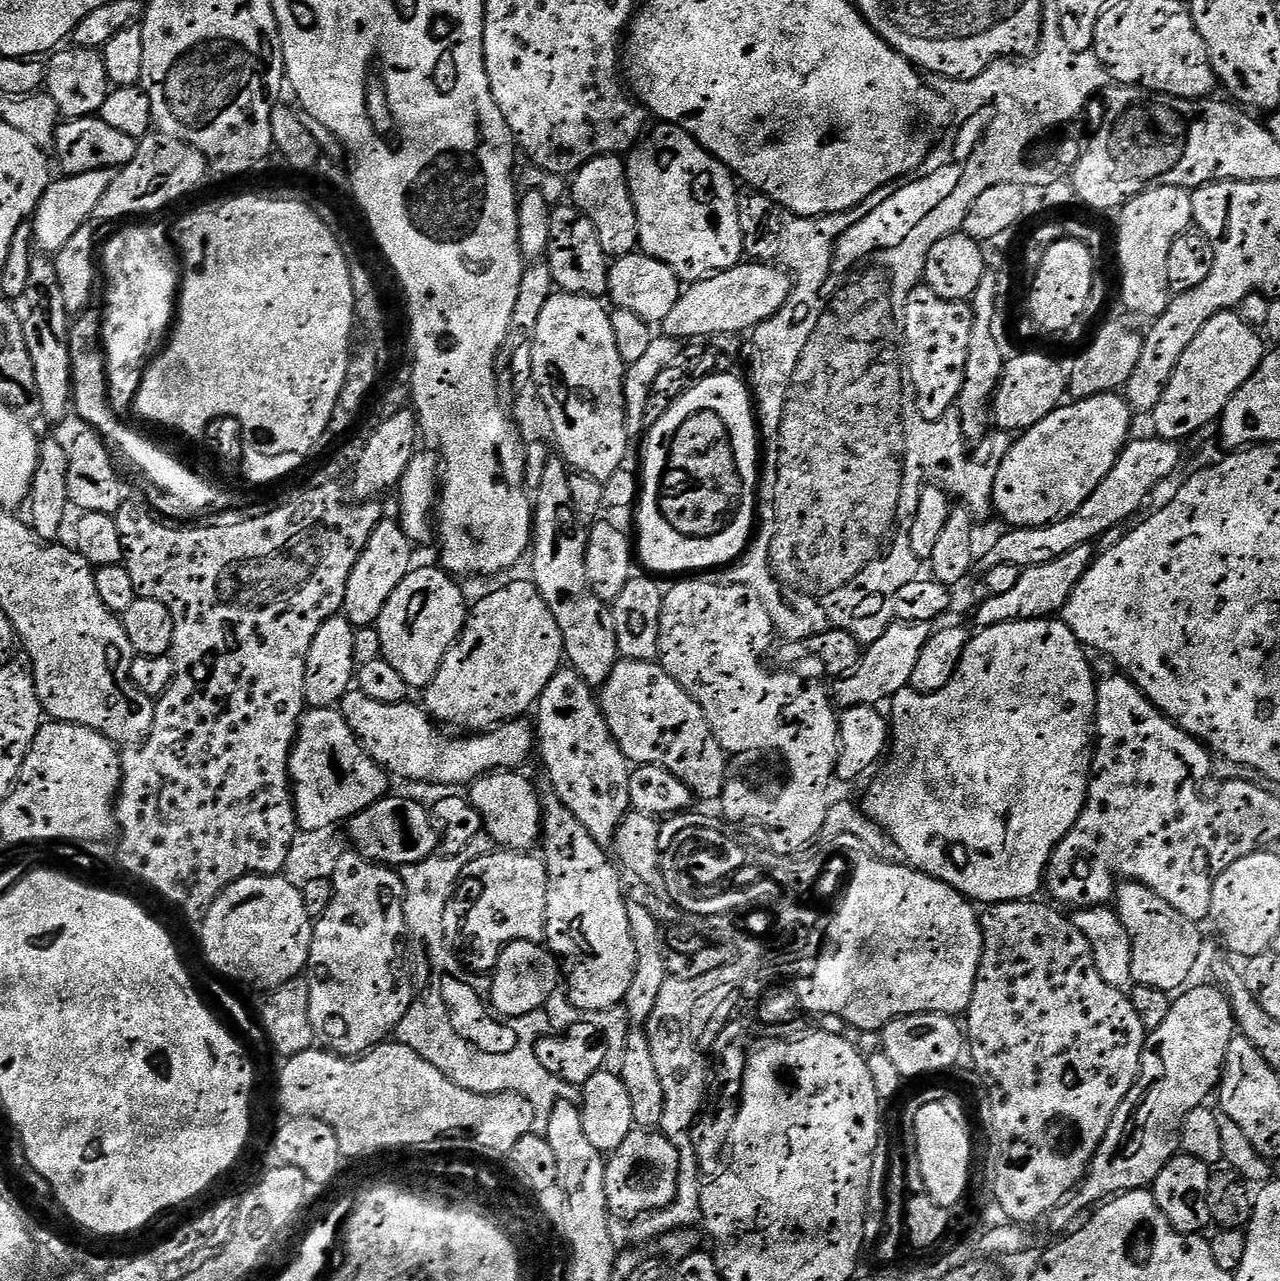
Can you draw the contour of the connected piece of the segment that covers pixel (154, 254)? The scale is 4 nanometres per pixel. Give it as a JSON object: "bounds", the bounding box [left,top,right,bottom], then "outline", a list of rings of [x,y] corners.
{"bounds":[102,228,178,369],"outline":[[[124,228],[117,236],[112,236],[108,240],[108,245],[102,248],[102,268],[108,271],[108,284],[112,289],[108,292],[108,312],[103,313],[104,318],[104,350],[109,369],[116,368],[140,368],[147,369],[150,361],[161,351],[162,345],[165,343],[166,337],[169,335],[170,329],[174,324],[174,305],[178,300],[178,268],[172,265],[172,256],[164,249],[164,236],[160,232],[151,232],[148,228]]]}

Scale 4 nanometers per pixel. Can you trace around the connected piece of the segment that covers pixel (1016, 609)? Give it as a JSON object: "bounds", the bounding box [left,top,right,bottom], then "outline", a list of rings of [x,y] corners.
{"bounds":[976,544,1094,629],"outline":[[[1083,544],[1054,562],[1042,566],[1025,568],[1021,571],[1018,582],[1006,594],[989,595],[976,608],[977,629],[993,628],[999,624],[1009,624],[1012,620],[1047,620],[1063,613],[1066,602],[1082,578],[1082,574],[1091,566],[1094,559],[1092,544]]]}

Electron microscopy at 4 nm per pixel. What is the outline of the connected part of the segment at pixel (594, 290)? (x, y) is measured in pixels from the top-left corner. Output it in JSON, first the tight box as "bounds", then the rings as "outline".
{"bounds":[546,206,610,298],"outline":[[[556,206],[550,218],[550,240],[546,263],[550,266],[552,283],[561,292],[604,298],[608,296],[608,269],[610,258],[598,242],[594,222],[574,206]]]}

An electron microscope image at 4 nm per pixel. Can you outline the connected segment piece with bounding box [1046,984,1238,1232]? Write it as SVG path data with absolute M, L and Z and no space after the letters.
M1200 984L1181 991L1173 999L1170 1014L1166 1014L1162 1026L1145 1035L1136 1085L1126 1094L1122 1106L1118 1106L1106 1130L1106 1138L1077 1191L1066 1194L1046 1217L1046 1224L1054 1231L1067 1231L1078 1215L1113 1195L1145 1189L1162 1174L1162 1166L1181 1151L1182 1126L1186 1118L1190 1118L1190 1110L1201 1107L1207 1101L1204 1099L1217 1091L1230 1042L1238 1032L1226 992L1222 987L1211 986Z

